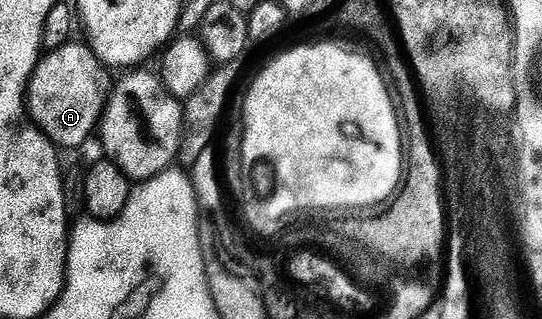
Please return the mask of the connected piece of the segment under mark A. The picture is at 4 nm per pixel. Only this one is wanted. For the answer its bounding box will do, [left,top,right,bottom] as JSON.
[27,41,113,149]

